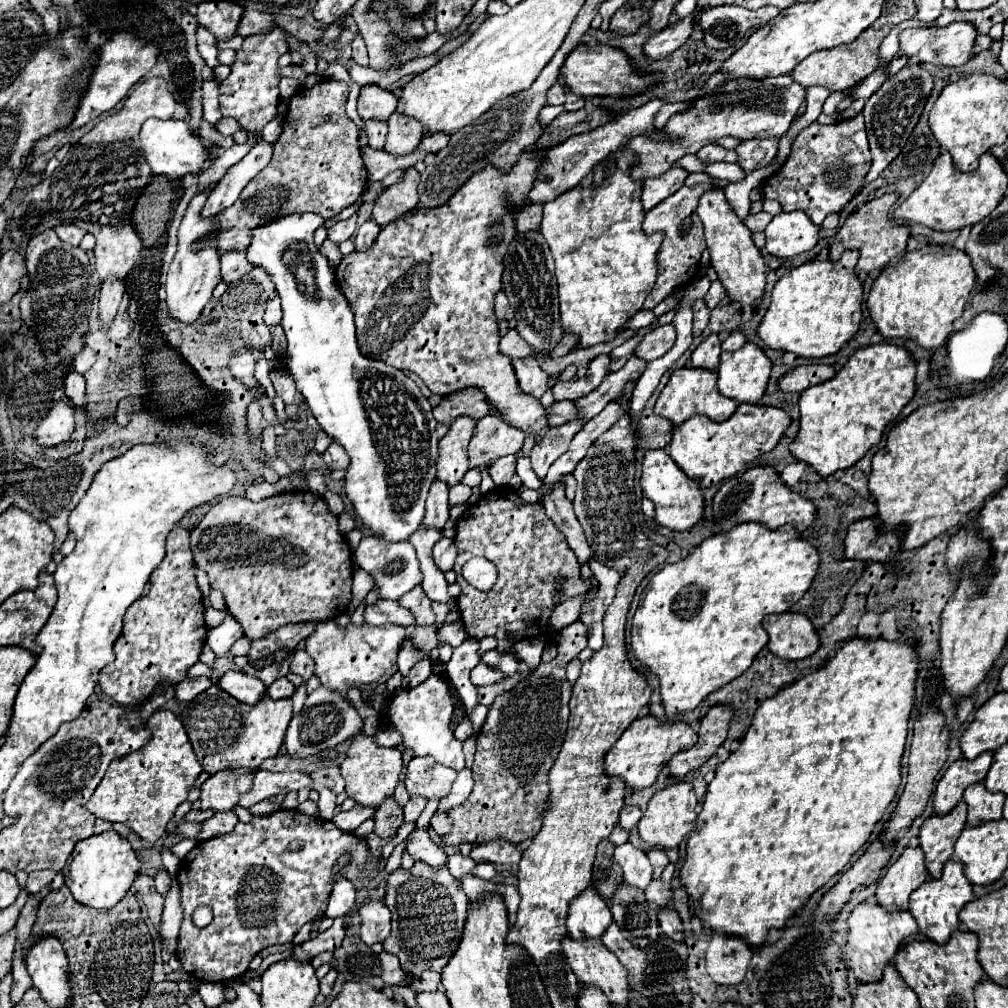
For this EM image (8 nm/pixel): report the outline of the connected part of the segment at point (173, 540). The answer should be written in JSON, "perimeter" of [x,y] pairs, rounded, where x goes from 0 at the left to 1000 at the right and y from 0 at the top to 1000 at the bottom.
{"perimeter":[[[172,524],[166,534],[166,550],[150,569],[150,585],[132,597],[124,609],[122,627],[114,637],[114,655],[98,667],[100,685],[120,700],[142,698],[154,681],[162,677],[180,677],[186,663],[197,655],[203,639],[202,592],[193,575],[188,528]]]}

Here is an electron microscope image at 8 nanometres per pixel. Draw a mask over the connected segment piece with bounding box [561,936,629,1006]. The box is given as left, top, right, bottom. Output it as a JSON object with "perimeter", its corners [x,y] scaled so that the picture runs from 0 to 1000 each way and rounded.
{"perimeter":[[[561,929],[561,933],[557,933],[557,940],[561,944],[561,950],[563,950],[566,962],[570,964],[570,968],[578,976],[582,976],[582,978],[594,978],[608,998],[622,998],[624,996],[622,994],[622,990],[624,990],[622,962],[612,952],[612,948],[600,940],[600,937],[596,933],[580,933],[580,937],[572,937],[572,933]]]}

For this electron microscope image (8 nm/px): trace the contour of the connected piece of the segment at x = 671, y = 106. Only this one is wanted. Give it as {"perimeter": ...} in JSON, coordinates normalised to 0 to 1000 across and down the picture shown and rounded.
{"perimeter":[[[683,101],[661,102],[655,107],[655,109],[650,115],[650,126],[654,128],[658,127],[667,114],[684,108],[686,104],[687,102],[684,103]]]}

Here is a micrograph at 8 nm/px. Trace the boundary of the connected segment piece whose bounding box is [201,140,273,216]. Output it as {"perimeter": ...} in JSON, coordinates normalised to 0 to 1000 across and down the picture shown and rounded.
{"perimeter":[[[261,139],[255,141],[251,149],[241,159],[237,159],[233,165],[229,165],[225,173],[221,175],[221,179],[207,190],[207,196],[199,212],[215,214],[219,208],[227,206],[237,196],[237,192],[247,183],[247,179],[251,179],[267,163],[269,155],[271,155],[271,145]]]}

